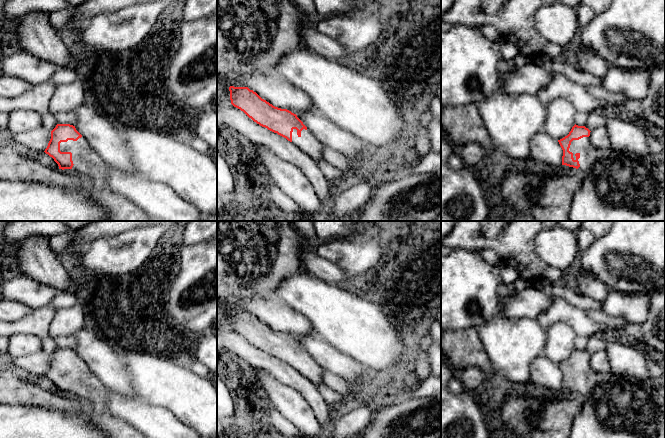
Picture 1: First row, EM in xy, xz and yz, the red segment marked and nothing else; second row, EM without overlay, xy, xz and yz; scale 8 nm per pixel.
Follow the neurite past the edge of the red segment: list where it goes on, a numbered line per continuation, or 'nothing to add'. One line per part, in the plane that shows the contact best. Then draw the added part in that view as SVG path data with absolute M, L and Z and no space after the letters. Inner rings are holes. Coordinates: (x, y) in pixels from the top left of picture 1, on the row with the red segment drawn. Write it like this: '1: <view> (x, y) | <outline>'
1: yz (615, 186) | M589 137L573 140L571 142L569 151L573 153L574 160L576 160L575 154L580 154L580 158L578 159L580 167L577 170L581 175L581 184L573 195L573 200L569 211L569 221L665 221L665 191L663 190L660 183L640 162L639 158L628 153L615 150L612 147L596 148L590 144Z

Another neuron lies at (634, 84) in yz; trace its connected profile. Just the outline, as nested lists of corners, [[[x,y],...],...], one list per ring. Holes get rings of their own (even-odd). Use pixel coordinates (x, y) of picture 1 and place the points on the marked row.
[[[609,66],[601,78],[601,86],[611,92],[620,93],[630,99],[643,99],[647,96],[651,70],[623,70]]]

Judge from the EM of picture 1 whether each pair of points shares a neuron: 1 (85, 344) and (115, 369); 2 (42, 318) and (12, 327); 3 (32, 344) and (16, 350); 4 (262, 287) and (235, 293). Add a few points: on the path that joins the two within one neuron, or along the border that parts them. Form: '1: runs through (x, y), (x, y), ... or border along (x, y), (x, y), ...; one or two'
1: runs through (92, 350), (108, 366); one
2: runs through (35, 323), (19, 326); one
3: runs through (28, 344), (20, 346); one
4: runs through (255, 287), (242, 288); one

